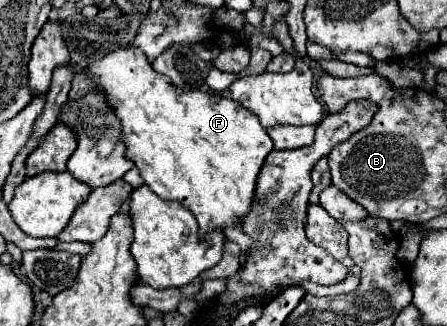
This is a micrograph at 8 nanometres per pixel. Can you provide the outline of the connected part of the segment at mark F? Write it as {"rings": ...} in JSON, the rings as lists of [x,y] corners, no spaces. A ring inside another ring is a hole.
{"rings":[[[120,48],[120,50],[114,50],[110,52],[108,56],[104,56],[102,60],[94,62],[90,66],[92,70],[92,80],[94,80],[94,86],[100,86],[104,88],[104,92],[108,94],[108,102],[112,104],[112,108],[116,110],[118,118],[122,120],[122,140],[126,144],[126,156],[138,166],[144,182],[150,186],[150,190],[154,194],[158,194],[160,198],[164,200],[176,200],[180,202],[182,206],[186,206],[198,220],[198,226],[200,226],[200,232],[202,234],[208,234],[212,230],[224,230],[224,228],[238,228],[244,214],[248,214],[248,210],[252,208],[252,202],[254,202],[254,188],[256,188],[256,178],[262,170],[262,164],[266,160],[266,156],[274,150],[274,144],[268,136],[268,132],[260,126],[258,118],[250,112],[250,110],[244,110],[244,106],[240,106],[238,102],[230,100],[230,98],[224,98],[224,96],[216,96],[212,92],[202,92],[202,90],[182,90],[182,88],[176,88],[168,82],[168,78],[160,76],[154,72],[154,68],[150,66],[150,62],[146,60],[146,56],[140,52],[140,50],[134,50],[134,48]]]}

